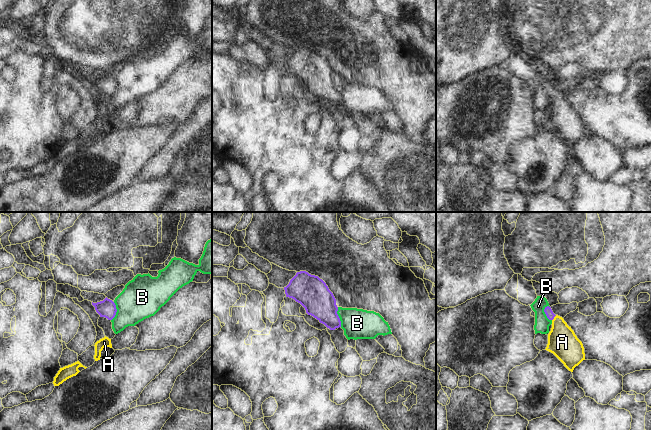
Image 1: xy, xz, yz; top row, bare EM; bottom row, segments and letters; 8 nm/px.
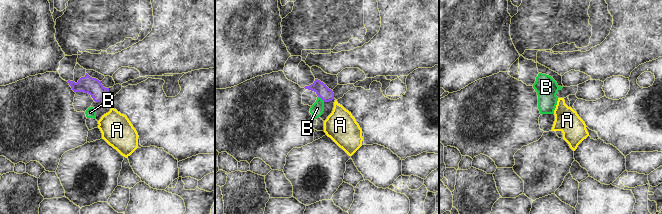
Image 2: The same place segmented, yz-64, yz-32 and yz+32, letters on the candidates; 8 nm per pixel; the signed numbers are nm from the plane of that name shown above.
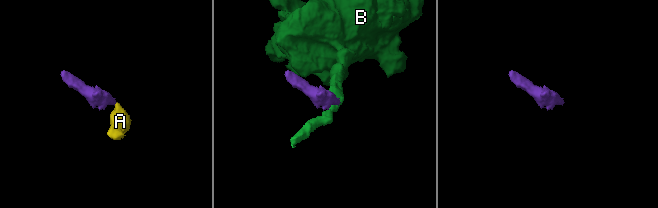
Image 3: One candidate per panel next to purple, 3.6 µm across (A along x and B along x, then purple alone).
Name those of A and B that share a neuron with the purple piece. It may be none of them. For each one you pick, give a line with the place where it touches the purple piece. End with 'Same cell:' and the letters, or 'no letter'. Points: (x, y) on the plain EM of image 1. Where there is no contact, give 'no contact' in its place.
A: meets purple in yz at (553, 94)
Same cell: A

